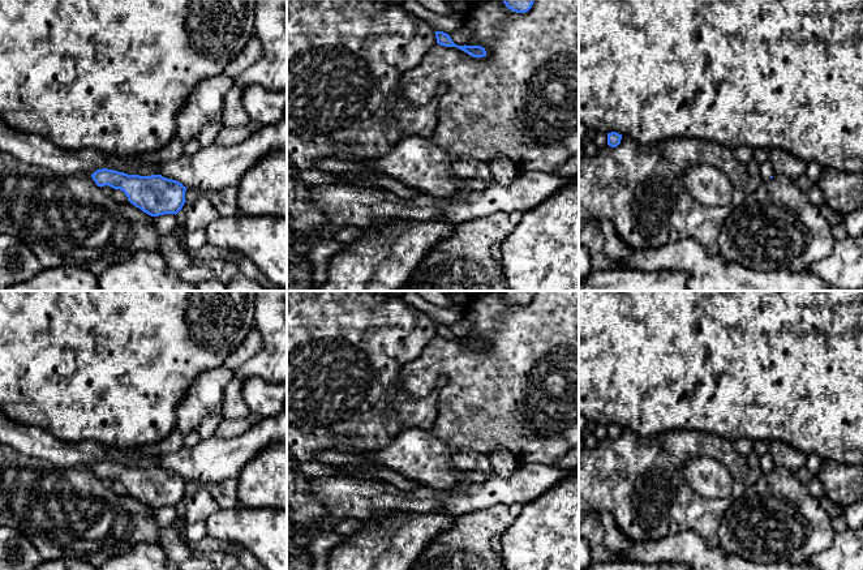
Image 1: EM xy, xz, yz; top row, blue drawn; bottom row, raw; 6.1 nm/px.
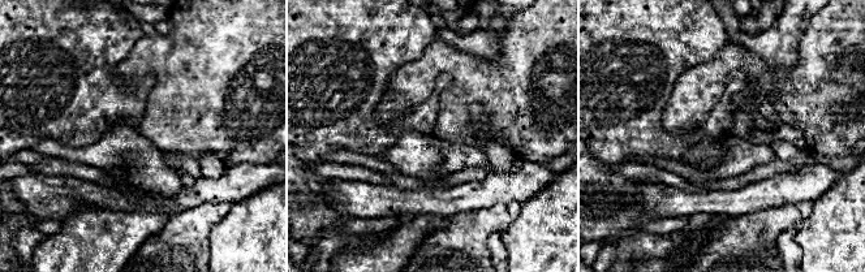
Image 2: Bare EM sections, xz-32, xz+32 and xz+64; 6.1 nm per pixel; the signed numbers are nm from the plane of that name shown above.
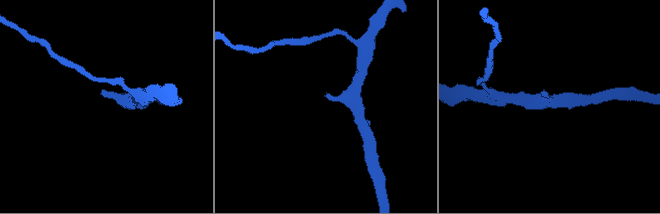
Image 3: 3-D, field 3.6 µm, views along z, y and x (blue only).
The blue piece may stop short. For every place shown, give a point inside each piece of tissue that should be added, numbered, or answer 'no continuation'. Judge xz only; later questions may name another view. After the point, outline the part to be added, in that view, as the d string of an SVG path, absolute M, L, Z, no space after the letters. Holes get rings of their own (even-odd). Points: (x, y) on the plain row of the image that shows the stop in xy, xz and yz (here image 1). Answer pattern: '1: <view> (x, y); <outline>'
no continuation

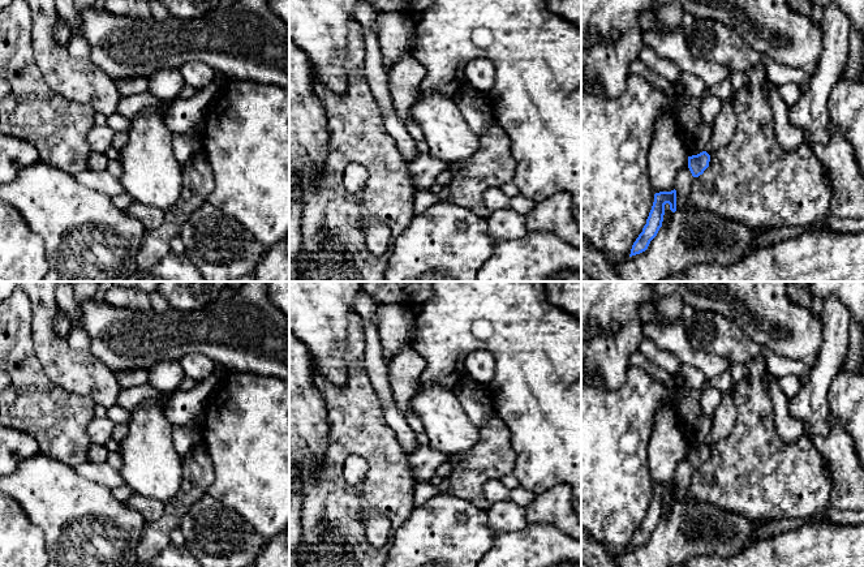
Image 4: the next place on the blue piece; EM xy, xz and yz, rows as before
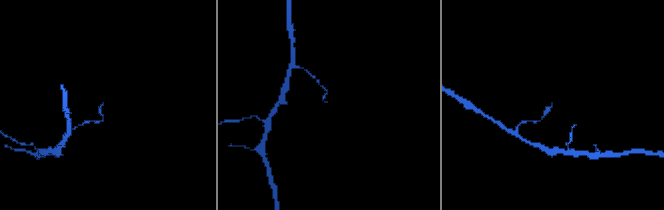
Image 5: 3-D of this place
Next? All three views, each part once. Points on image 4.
no continuation

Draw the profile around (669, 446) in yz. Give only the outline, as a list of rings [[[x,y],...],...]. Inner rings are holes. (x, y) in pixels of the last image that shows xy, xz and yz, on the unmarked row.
[[[663,404],[657,409],[650,438],[649,476],[654,486],[674,482],[675,468],[688,458],[688,448],[674,407]]]

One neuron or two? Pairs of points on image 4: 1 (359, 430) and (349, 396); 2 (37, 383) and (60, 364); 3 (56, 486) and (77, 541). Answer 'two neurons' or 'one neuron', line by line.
1: one neuron
2: two neurons
3: one neuron

